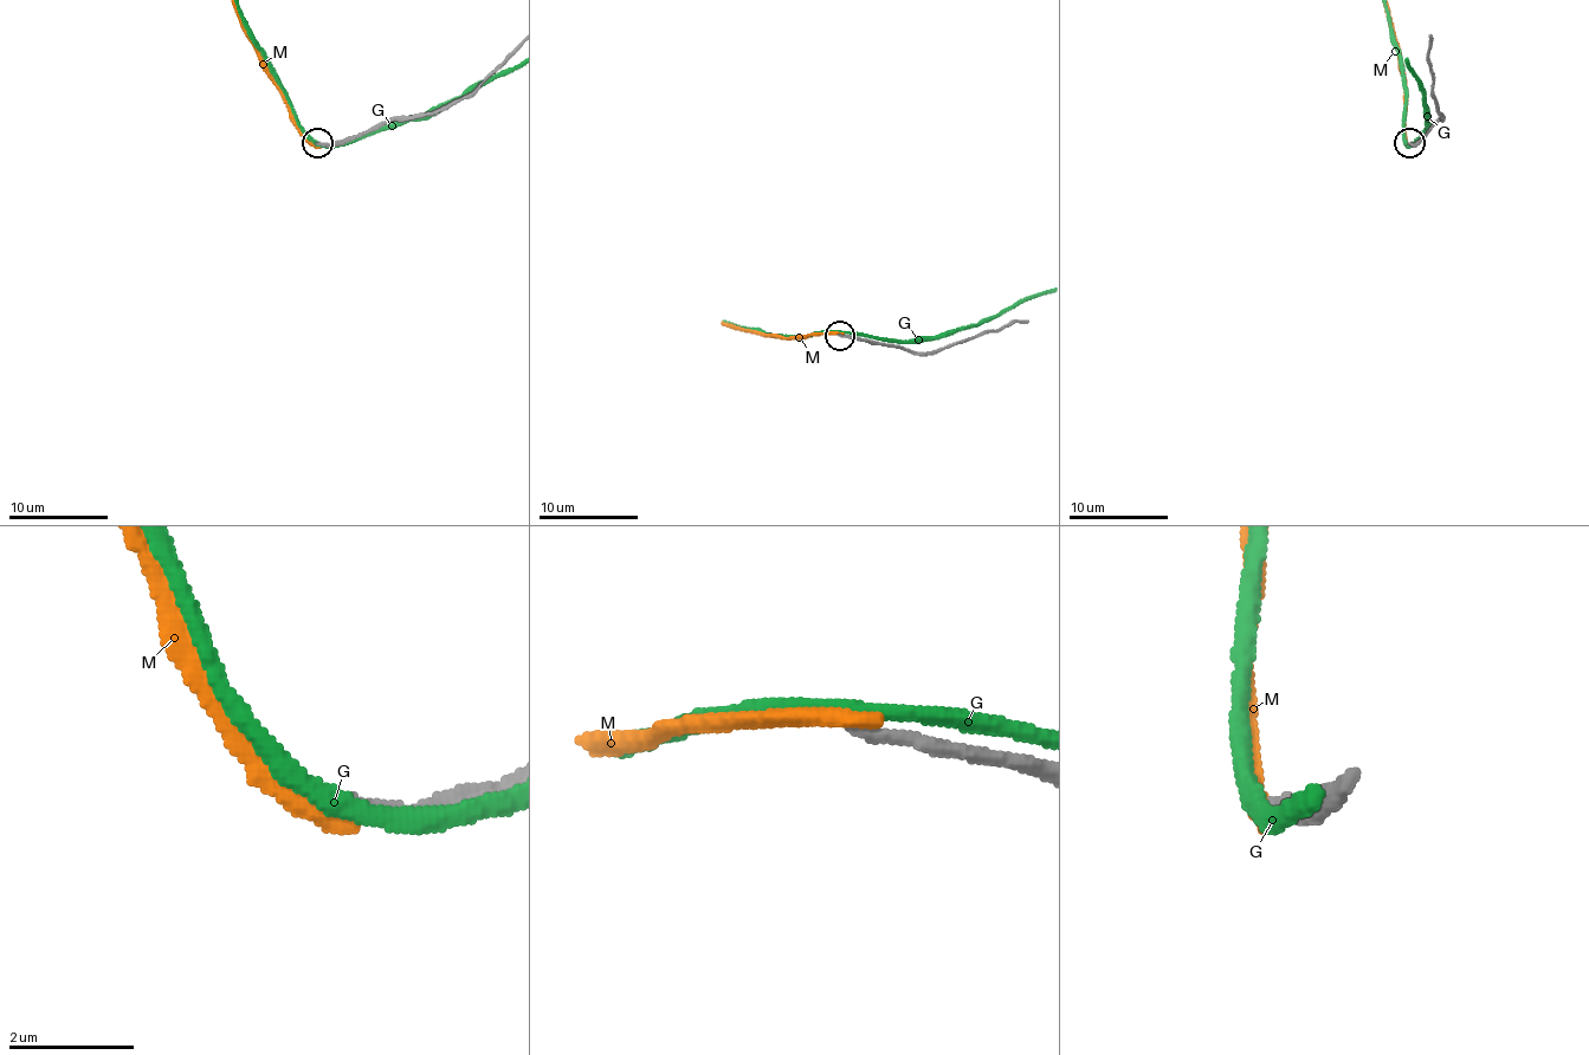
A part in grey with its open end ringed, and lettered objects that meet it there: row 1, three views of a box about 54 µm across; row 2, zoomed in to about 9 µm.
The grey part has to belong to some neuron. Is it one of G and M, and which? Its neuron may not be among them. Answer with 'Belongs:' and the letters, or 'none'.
Belongs: none

